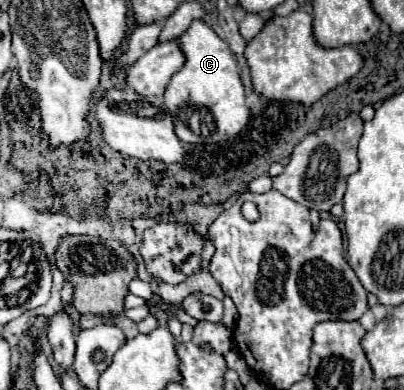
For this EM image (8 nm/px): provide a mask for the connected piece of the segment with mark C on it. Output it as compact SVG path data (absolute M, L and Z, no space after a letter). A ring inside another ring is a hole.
M202 19L190 23L178 37L178 45L184 53L184 65L172 75L164 91L164 105L172 115L174 133L184 143L224 143L234 139L250 119L234 53Z

